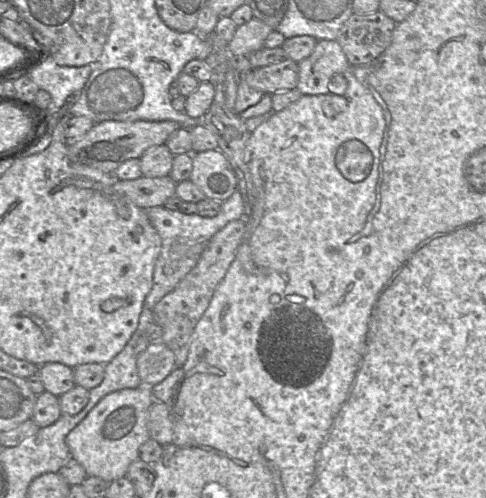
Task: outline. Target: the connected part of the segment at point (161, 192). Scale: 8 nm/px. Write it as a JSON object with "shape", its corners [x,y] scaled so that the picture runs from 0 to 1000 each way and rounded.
{"shape":[[[348,351],[335,355],[290,353],[272,361],[237,361],[233,376],[280,414],[302,420],[335,414],[348,396],[362,392],[362,369]]]}

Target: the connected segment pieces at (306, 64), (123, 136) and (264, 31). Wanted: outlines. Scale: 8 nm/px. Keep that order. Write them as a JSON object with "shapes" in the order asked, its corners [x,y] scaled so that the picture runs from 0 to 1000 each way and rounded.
{"shapes":[[[[656,80],[640,110],[613,127],[609,179],[621,191],[675,189],[681,157],[706,149],[718,131],[693,80]]],[[[356,241],[210,243],[195,247],[163,281],[140,283],[140,315],[152,327],[233,347],[259,321],[288,317],[305,297],[340,289],[348,271],[368,257],[372,251]]],[[[521,34],[512,44],[486,56],[471,84],[471,102],[481,112],[508,110],[543,94],[543,84],[562,58]]]]}

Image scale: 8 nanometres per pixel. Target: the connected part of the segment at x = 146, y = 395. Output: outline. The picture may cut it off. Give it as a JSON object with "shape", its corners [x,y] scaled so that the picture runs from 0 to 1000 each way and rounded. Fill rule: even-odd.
{"shape":[[[302,775],[243,783],[206,801],[136,876],[146,918],[173,938],[181,956],[198,956],[220,968],[257,958],[267,932],[288,922],[290,894],[309,880],[302,835],[315,807],[311,779]]]}

